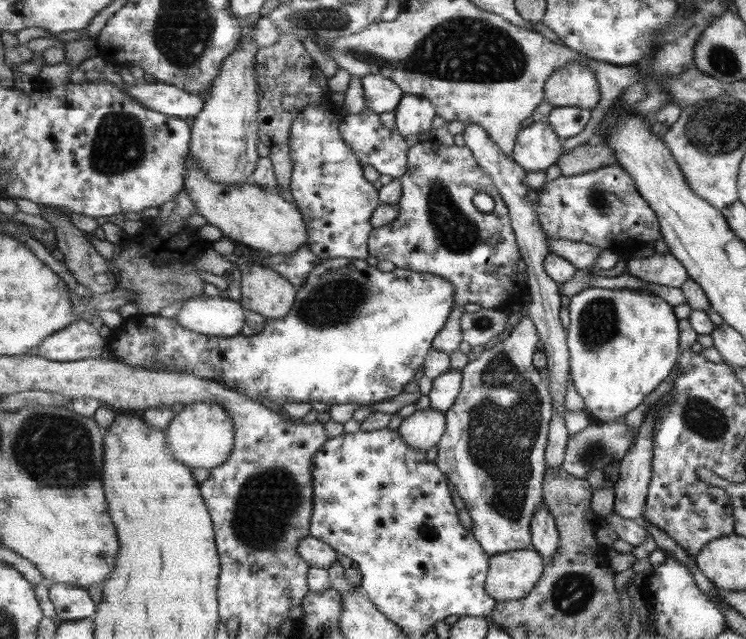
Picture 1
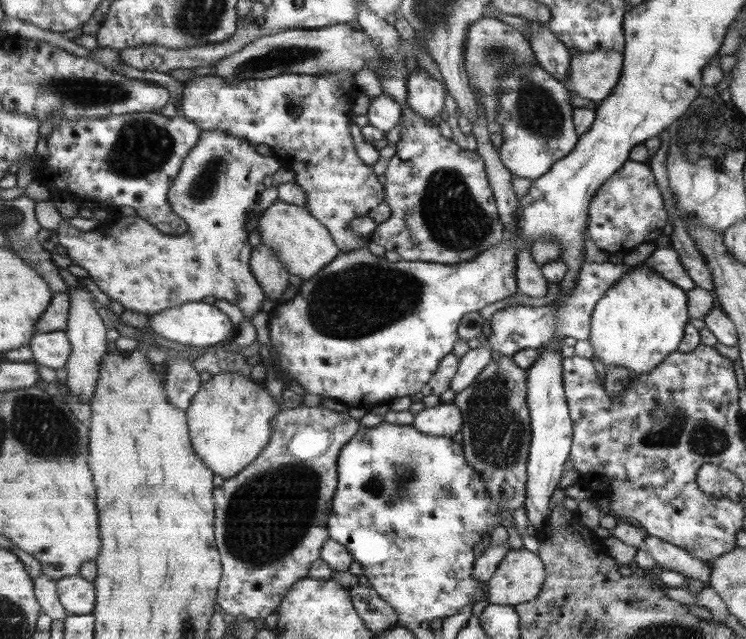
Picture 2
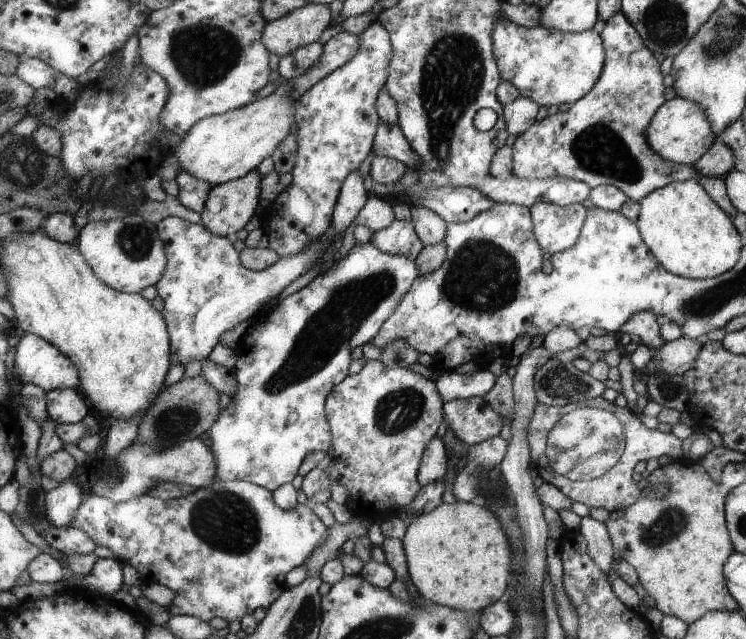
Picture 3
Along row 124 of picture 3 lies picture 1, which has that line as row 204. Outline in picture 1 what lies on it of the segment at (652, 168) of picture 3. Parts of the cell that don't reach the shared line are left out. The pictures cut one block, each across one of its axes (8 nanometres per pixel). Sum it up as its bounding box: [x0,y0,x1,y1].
[533,163,662,249]

